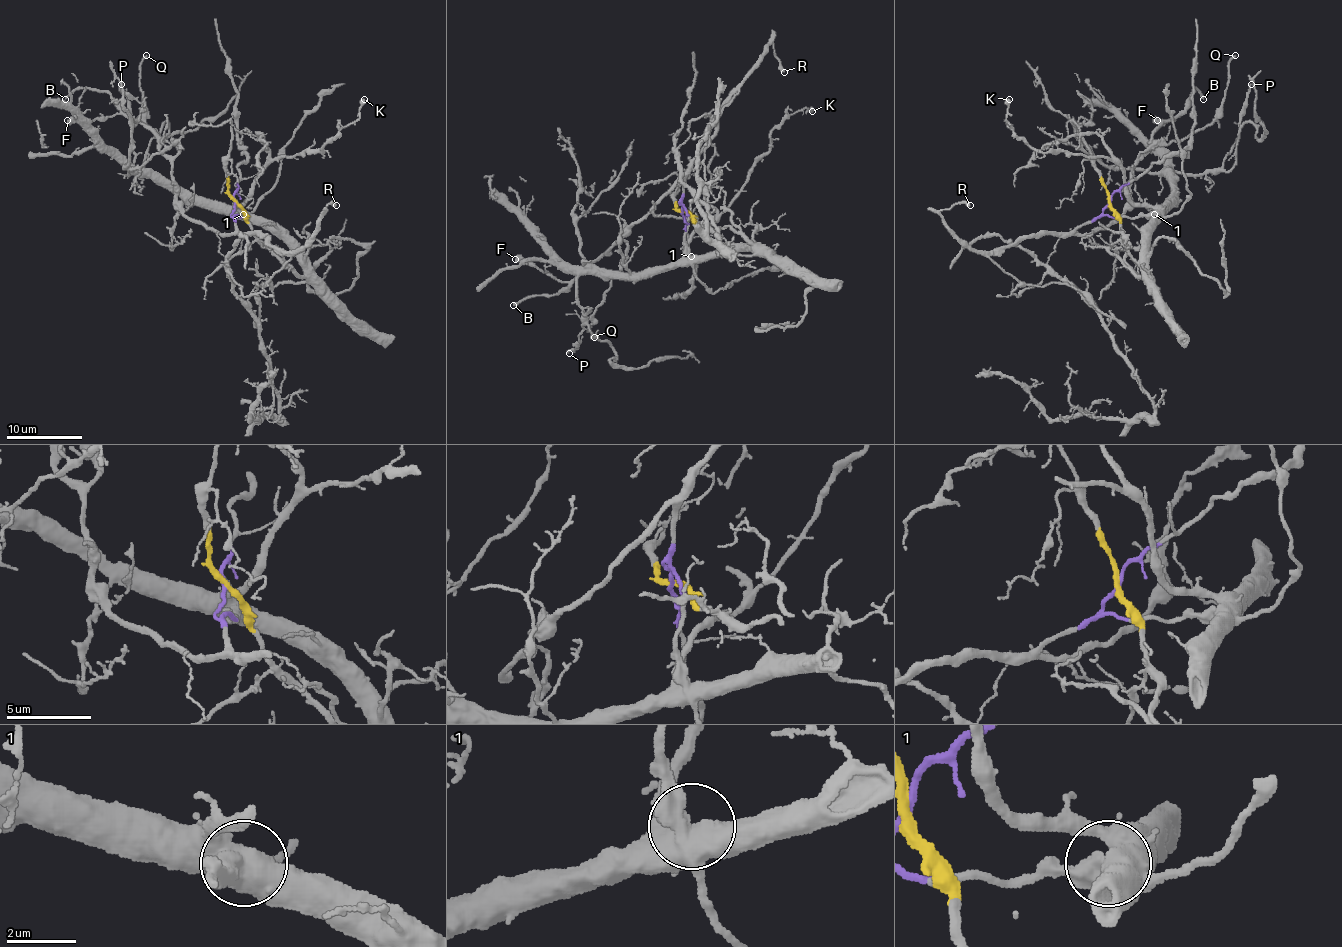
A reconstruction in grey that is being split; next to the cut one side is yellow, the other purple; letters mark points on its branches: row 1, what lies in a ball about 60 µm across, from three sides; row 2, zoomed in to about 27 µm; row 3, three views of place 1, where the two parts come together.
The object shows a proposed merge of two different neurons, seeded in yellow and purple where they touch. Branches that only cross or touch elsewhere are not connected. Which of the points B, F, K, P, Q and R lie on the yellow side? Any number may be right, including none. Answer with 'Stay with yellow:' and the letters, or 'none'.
Stay with yellow: K, P

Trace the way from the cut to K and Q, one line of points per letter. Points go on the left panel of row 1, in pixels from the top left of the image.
K: (234, 201), (250, 228), (303, 274), (297, 255), (238, 207), (259, 171), (320, 152), (356, 119), (364, 98)
Q: (234, 201), (233, 232), (208, 230), (183, 213), (172, 175), (179, 152), (145, 121), (139, 62), (147, 54)

